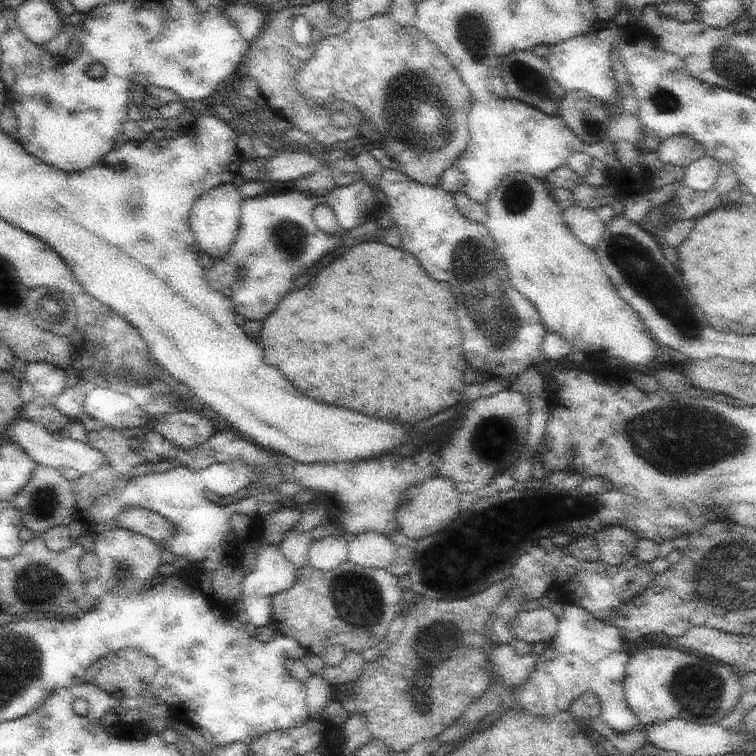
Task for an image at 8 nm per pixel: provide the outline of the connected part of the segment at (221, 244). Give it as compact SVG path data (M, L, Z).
M234 183L215 186L198 198L192 207L189 223L200 252L214 260L225 259L230 254L240 232L242 203L240 188Z

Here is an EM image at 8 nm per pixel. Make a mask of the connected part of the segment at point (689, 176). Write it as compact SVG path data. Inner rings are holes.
M702 155L690 166L685 167L685 175L681 184L688 185L698 192L708 192L716 186L720 165L719 162L716 162L708 155Z

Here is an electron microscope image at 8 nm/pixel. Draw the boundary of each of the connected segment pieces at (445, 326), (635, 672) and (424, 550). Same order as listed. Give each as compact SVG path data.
M376 240L362 242L347 247L346 252L340 258L336 258L332 264L328 264L308 286L294 290L278 306L278 310L272 312L266 318L266 322L262 322L262 335L258 341L264 349L266 362L278 368L304 396L318 400L318 402L344 406L344 408L350 408L350 410L356 410L362 414L372 414L374 418L388 418L388 420L413 427L414 424L418 424L446 408L454 408L466 388L463 383L464 370L467 369L467 366L464 362L464 354L462 354L462 332L460 332L458 318L456 318L457 302L450 290L448 283L436 282L430 278L426 271L420 268L416 258L407 250L394 248L382 242L376 242Z
M640 648L632 652L624 679L625 695L640 725L684 719L698 724L719 723L740 700L742 677L730 665L670 648Z
M550 479L540 490L524 489L516 491L510 489L493 497L480 497L471 509L461 509L458 516L444 530L432 536L424 536L420 540L412 543L415 549L413 567L409 572L411 589L415 592L417 599L426 597L429 599L452 600L469 597L486 590L488 586L504 580L510 576L516 560L523 553L528 552L532 546L536 546L542 538L554 536L558 532L571 533L572 535L593 537L600 529L618 525L632 531L639 539L652 539L654 542L667 548L668 543L673 538L682 535L690 536L694 531L714 521L732 521L727 517L727 510L722 507L714 509L703 508L699 512L694 512L693 508L686 506L665 505L662 503L652 503L646 508L646 502L640 502L638 498L628 496L628 493L618 489L610 489L605 493L597 495L587 495L582 489L576 487L571 490L562 490L556 479Z

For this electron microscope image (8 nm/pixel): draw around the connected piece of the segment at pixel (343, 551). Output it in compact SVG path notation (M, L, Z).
M346 535L327 536L313 540L309 550L310 566L327 571L338 568L349 560L349 542Z

